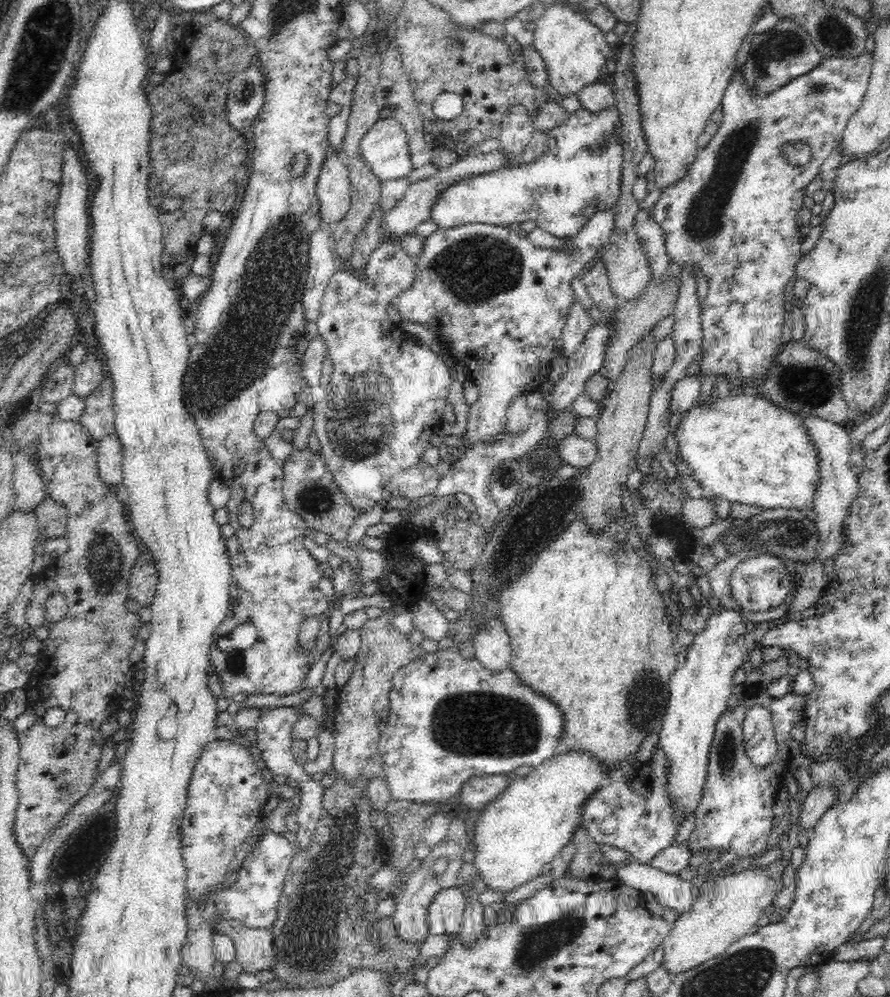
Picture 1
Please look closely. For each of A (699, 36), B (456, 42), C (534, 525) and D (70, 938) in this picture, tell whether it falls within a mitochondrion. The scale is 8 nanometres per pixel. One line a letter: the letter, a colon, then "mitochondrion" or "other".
A: other
B: mitochondrion
C: mitochondrion
D: other

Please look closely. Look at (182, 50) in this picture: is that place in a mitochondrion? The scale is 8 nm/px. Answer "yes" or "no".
no

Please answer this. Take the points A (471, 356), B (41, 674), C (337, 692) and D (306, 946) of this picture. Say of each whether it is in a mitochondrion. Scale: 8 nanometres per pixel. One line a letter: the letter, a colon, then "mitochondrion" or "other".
A: other
B: other
C: other
D: mitochondrion

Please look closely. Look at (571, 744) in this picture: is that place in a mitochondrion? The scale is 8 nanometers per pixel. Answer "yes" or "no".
no

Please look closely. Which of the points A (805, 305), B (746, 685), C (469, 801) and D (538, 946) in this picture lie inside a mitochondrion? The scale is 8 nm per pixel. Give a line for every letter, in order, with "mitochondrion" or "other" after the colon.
A: other
B: other
C: other
D: mitochondrion

